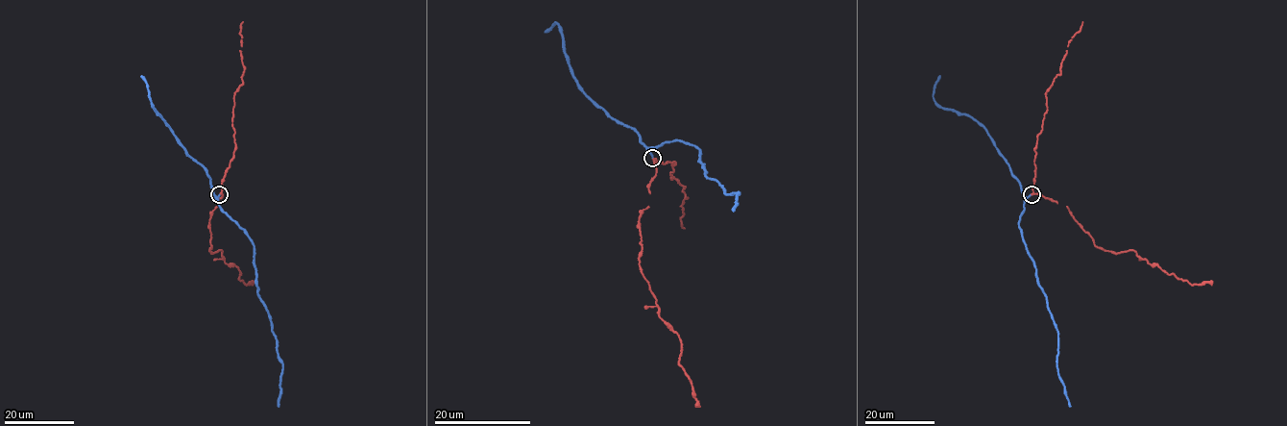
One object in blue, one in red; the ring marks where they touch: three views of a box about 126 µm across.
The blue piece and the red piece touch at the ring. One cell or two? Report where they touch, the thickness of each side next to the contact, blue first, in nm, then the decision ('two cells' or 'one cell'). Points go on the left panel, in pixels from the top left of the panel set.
at (219, 194); 150 nm thick on the blue side, 200 nm on the other; one cell

